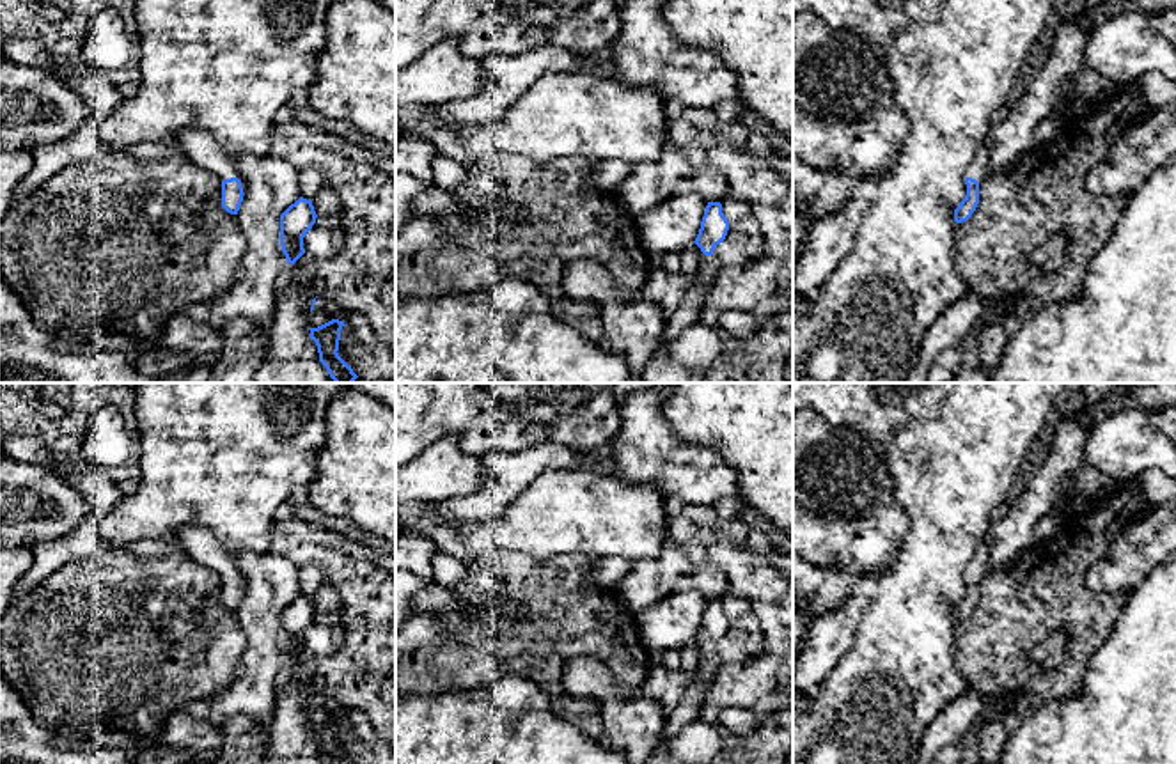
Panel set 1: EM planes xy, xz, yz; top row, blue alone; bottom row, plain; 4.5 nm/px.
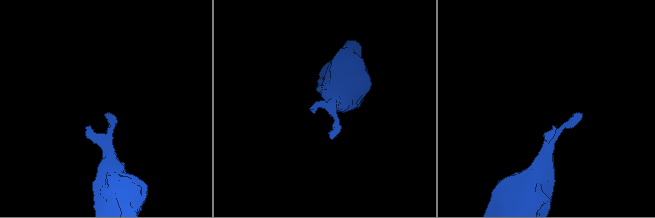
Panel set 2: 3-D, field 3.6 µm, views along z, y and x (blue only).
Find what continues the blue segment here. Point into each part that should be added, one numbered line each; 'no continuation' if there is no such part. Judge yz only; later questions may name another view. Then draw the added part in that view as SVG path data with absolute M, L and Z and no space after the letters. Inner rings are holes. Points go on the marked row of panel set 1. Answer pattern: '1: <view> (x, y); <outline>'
1: yz (978, 165); M984 142L984 144L981 144L981 145L976 149L974 158L970 160L970 163L968 163L968 167L967 167L965 179L967 179L967 177L972 177L972 179L976 179L977 183L981 183L983 177L986 175L988 163L990 163L990 151L988 151L988 145L986 145L986 142Z

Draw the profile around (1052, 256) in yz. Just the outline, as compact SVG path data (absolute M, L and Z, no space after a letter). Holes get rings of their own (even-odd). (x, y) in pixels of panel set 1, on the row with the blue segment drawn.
M1057 232L1041 248L1032 252L1031 261L1048 273L1059 271L1068 259L1068 245L1070 239Z

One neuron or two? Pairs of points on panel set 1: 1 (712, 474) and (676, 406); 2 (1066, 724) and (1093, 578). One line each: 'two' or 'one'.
1: two
2: two

